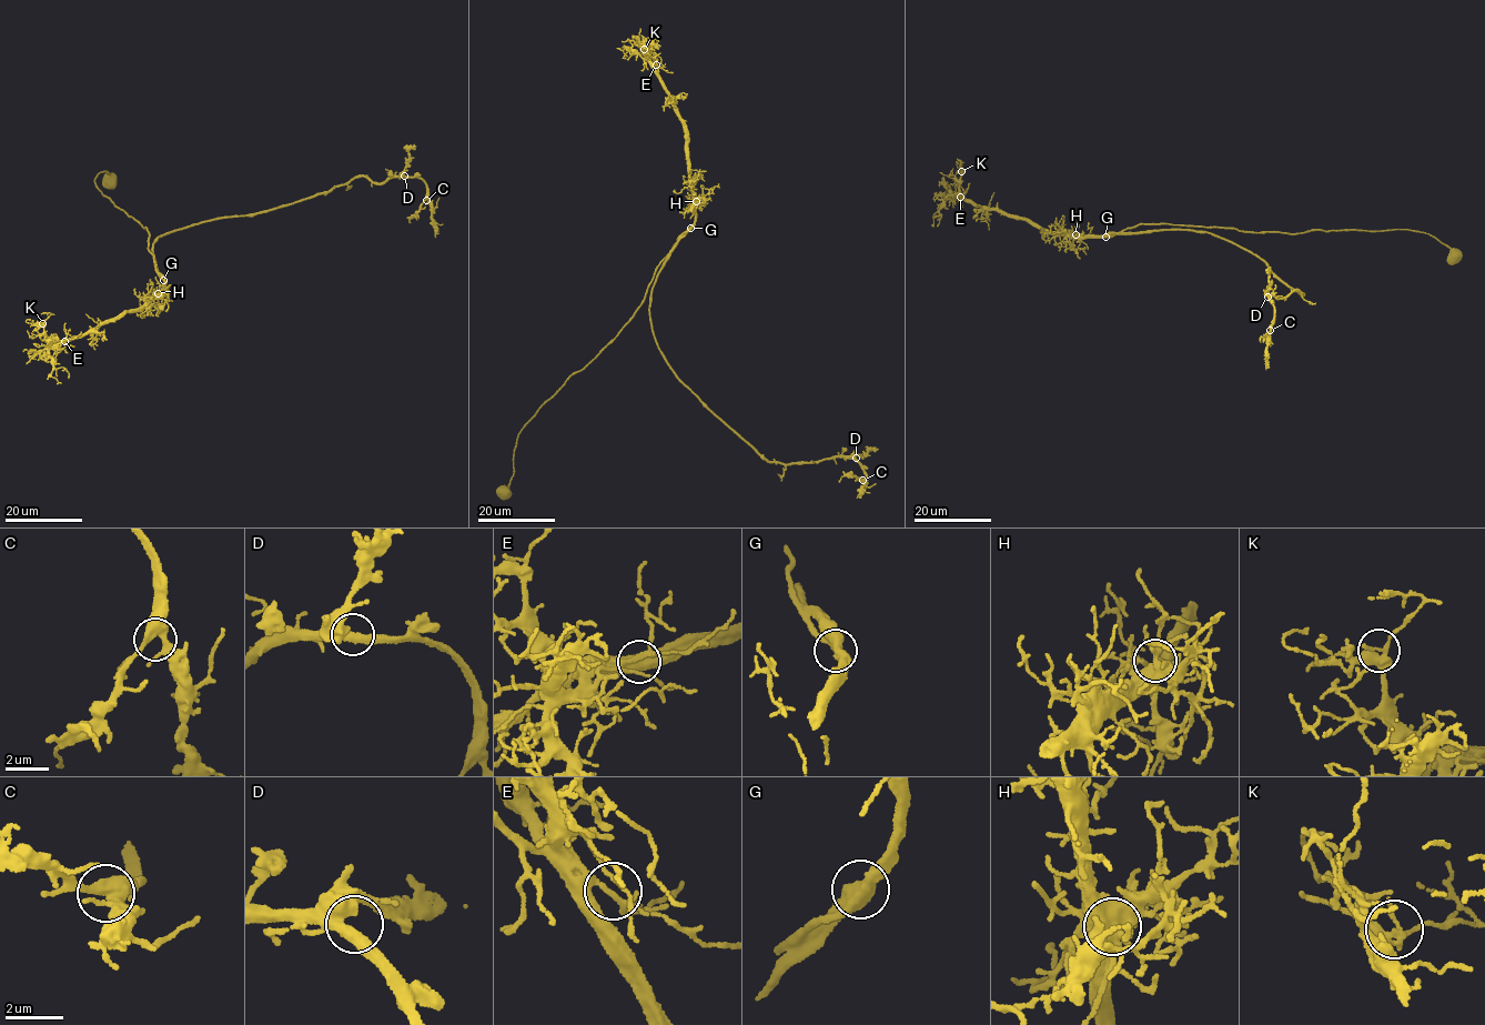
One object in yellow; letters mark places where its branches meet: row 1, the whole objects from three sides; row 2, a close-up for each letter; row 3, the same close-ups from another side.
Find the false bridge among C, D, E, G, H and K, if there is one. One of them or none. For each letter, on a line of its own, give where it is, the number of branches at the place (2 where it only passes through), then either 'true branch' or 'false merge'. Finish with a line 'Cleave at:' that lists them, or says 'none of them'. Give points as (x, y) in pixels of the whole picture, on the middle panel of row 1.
C: at (862, 480); 3 branches meet; true branch
D: at (856, 458); 2 branches meet; true branch
E: at (656, 64); 3 branches meet; true branch
G: at (690, 228); 2 branches meet; true branch
H: at (696, 201); 3 branches meet; true branch
K: at (644, 49); 3 branches meet; true branch
Cleave at: none of them

